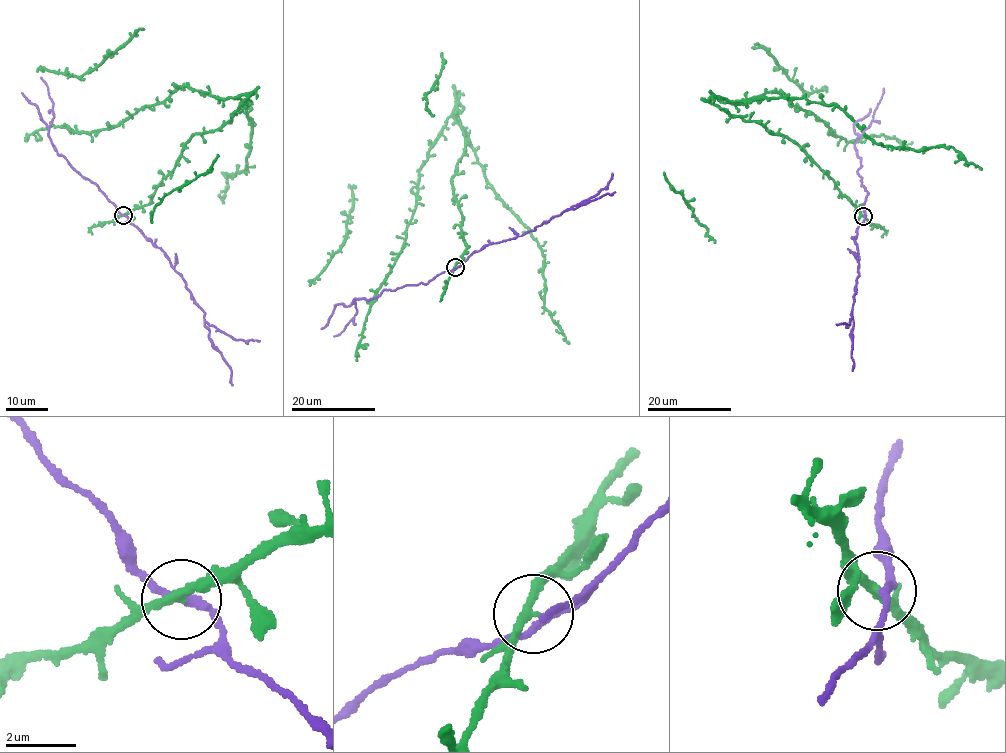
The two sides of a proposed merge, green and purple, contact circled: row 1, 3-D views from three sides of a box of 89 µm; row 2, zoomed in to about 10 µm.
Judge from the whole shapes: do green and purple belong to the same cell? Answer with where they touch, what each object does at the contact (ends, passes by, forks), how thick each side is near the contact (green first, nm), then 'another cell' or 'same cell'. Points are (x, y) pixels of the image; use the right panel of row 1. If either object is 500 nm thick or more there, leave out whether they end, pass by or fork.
at (863, 216); green passes by; purple passes by; 240 nm thick on the green side, 180 nm on the other; another cell

